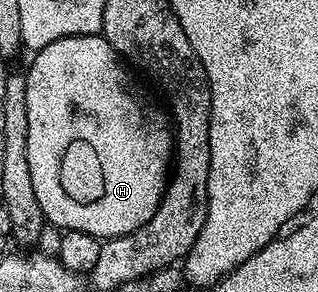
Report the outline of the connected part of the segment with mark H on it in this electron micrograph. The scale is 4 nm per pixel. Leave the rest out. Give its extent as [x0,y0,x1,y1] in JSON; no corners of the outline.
[25,35,173,241]

